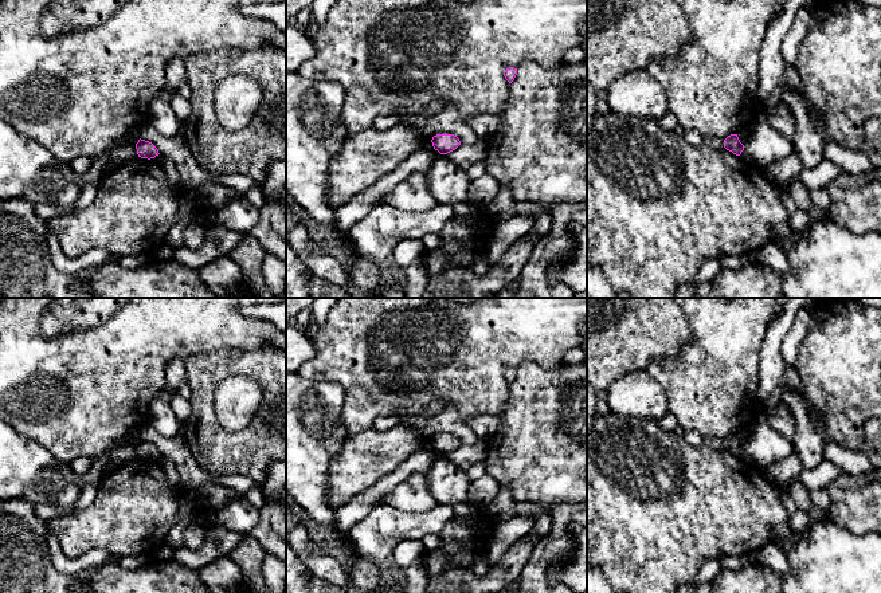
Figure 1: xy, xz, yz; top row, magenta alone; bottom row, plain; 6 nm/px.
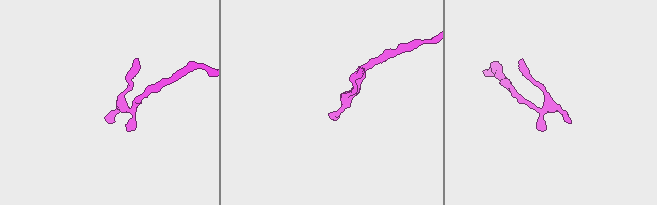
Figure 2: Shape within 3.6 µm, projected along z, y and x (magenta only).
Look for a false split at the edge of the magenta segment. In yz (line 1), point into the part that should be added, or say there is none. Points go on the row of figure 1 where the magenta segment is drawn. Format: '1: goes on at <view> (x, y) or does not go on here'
1: does not go on here

